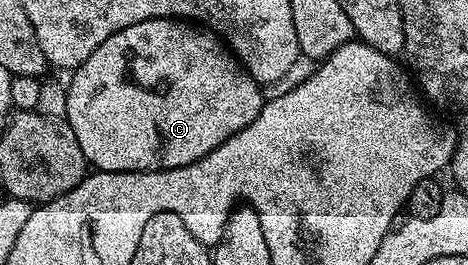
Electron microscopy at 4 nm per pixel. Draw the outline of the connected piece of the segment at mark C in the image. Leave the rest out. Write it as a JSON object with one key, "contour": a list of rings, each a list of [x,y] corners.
{"contour":[[[178,19],[138,21],[138,25],[130,25],[106,37],[106,41],[102,41],[102,45],[98,45],[98,49],[94,49],[94,53],[90,53],[90,57],[86,57],[84,64],[75,68],[71,75],[72,80],[67,80],[66,83],[68,92],[66,122],[71,129],[74,129],[78,145],[82,147],[82,153],[85,154],[87,162],[97,171],[165,171],[182,165],[190,165],[206,157],[206,153],[214,153],[214,149],[218,149],[222,141],[239,135],[242,129],[246,129],[246,125],[250,125],[250,121],[254,121],[254,117],[258,117],[258,113],[264,108],[266,102],[261,84],[256,82],[254,76],[215,34]]]}

